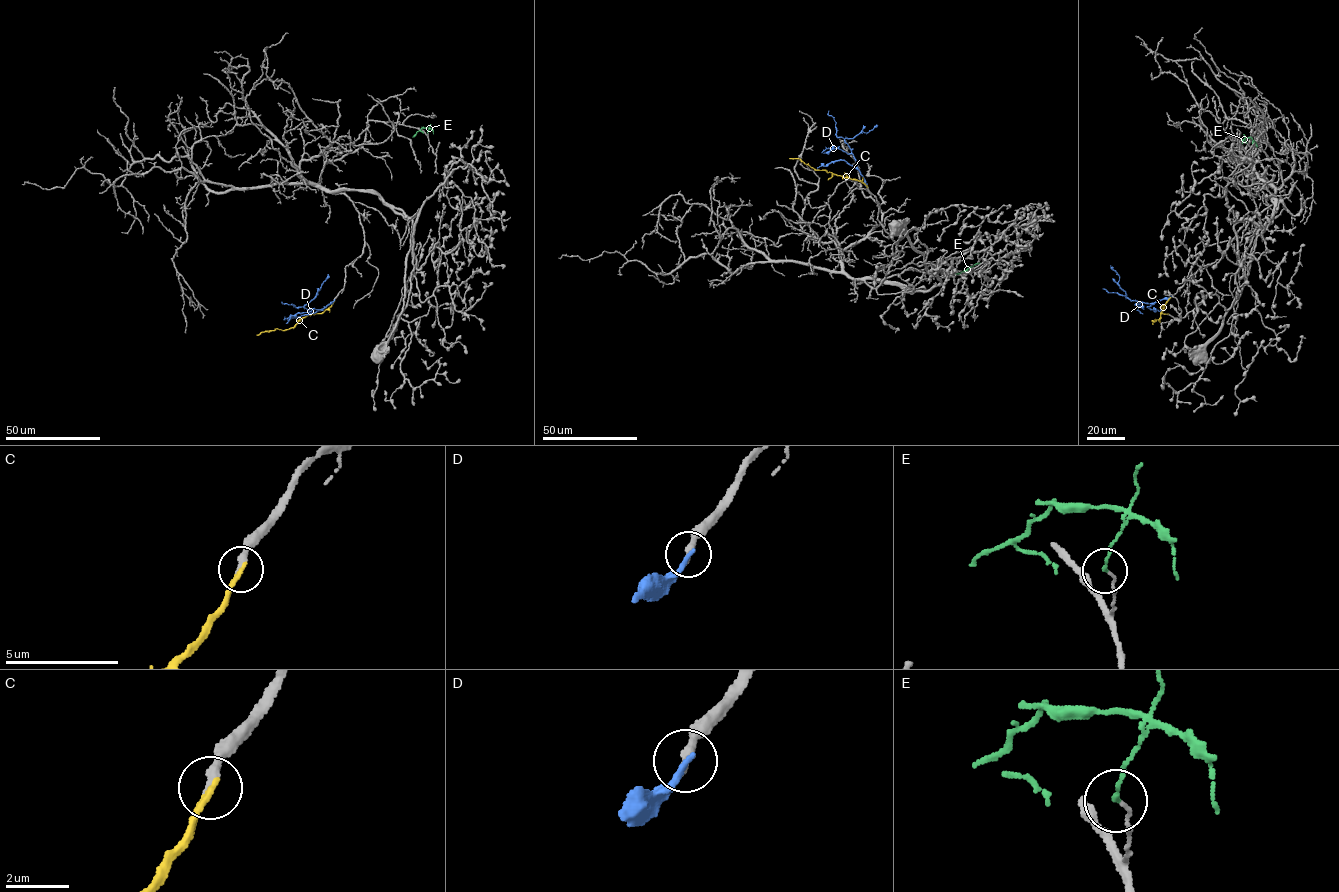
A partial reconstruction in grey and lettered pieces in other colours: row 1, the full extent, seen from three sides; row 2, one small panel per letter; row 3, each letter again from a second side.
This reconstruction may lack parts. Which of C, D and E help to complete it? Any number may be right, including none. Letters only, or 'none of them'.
C

